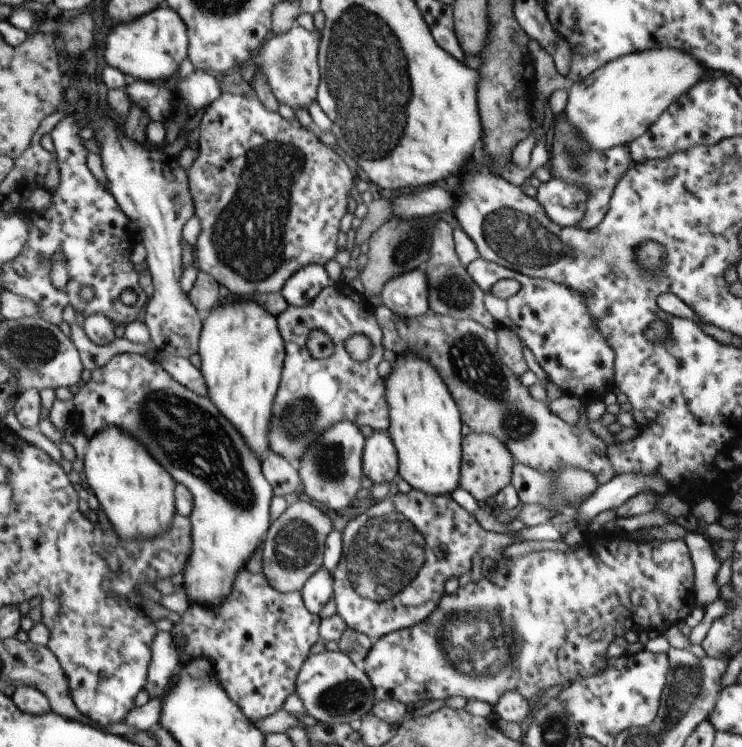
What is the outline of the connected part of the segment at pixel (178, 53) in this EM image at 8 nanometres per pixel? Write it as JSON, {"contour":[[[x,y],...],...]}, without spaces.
{"contour":[[[163,5],[144,17],[115,25],[106,38],[104,56],[108,65],[138,80],[170,81],[178,74],[180,64],[187,57],[188,45],[189,36],[184,19],[173,8]]]}

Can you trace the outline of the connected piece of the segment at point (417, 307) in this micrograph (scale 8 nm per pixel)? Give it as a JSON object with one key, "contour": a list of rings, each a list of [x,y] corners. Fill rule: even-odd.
{"contour":[[[414,269],[391,278],[381,292],[383,304],[396,316],[406,319],[427,313],[428,279],[423,269]]]}

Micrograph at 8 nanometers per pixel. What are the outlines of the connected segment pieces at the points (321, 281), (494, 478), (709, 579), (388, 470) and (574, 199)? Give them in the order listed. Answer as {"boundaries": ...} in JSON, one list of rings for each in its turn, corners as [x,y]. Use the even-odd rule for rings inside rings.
{"boundaries":[[[[308,265],[297,270],[281,288],[281,294],[288,305],[308,306],[332,280],[326,269],[320,265]]],[[[471,432],[462,441],[460,486],[485,506],[487,498],[496,496],[500,490],[511,484],[511,470],[515,463],[512,454],[499,438],[490,433]]],[[[689,532],[684,538],[695,570],[694,588],[697,606],[704,609],[719,598],[720,586],[717,583],[717,574],[722,563],[714,551],[712,541]]],[[[376,432],[365,438],[363,473],[374,484],[393,484],[399,474],[399,458],[392,439]]],[[[553,176],[537,190],[536,200],[542,205],[548,218],[557,225],[578,226],[584,218],[587,201],[584,189]]]]}

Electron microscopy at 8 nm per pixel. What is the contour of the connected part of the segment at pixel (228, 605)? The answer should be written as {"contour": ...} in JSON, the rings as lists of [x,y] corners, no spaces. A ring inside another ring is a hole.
{"contour":[[[246,568],[242,569],[235,578],[235,584],[233,585],[232,592],[229,594],[229,598],[219,607],[214,609],[207,609],[202,605],[191,604],[191,607],[181,616],[182,621],[178,624],[174,624],[174,629],[172,633],[173,636],[177,634],[182,634],[186,637],[186,646],[184,648],[177,648],[179,652],[179,657],[181,662],[179,666],[185,665],[190,659],[194,660],[195,658],[208,658],[208,660],[213,664],[215,670],[215,677],[220,681],[220,684],[224,687],[224,690],[227,692],[227,695],[240,707],[242,714],[253,723],[257,723],[259,720],[278,712],[282,709],[284,701],[295,692],[296,679],[301,669],[301,666],[304,664],[304,661],[310,656],[310,648],[319,641],[319,624],[321,623],[321,618],[319,615],[313,615],[303,603],[303,598],[300,592],[291,592],[291,593],[281,593],[278,592],[275,588],[272,588],[269,585],[268,579],[262,574],[252,574]]]}

